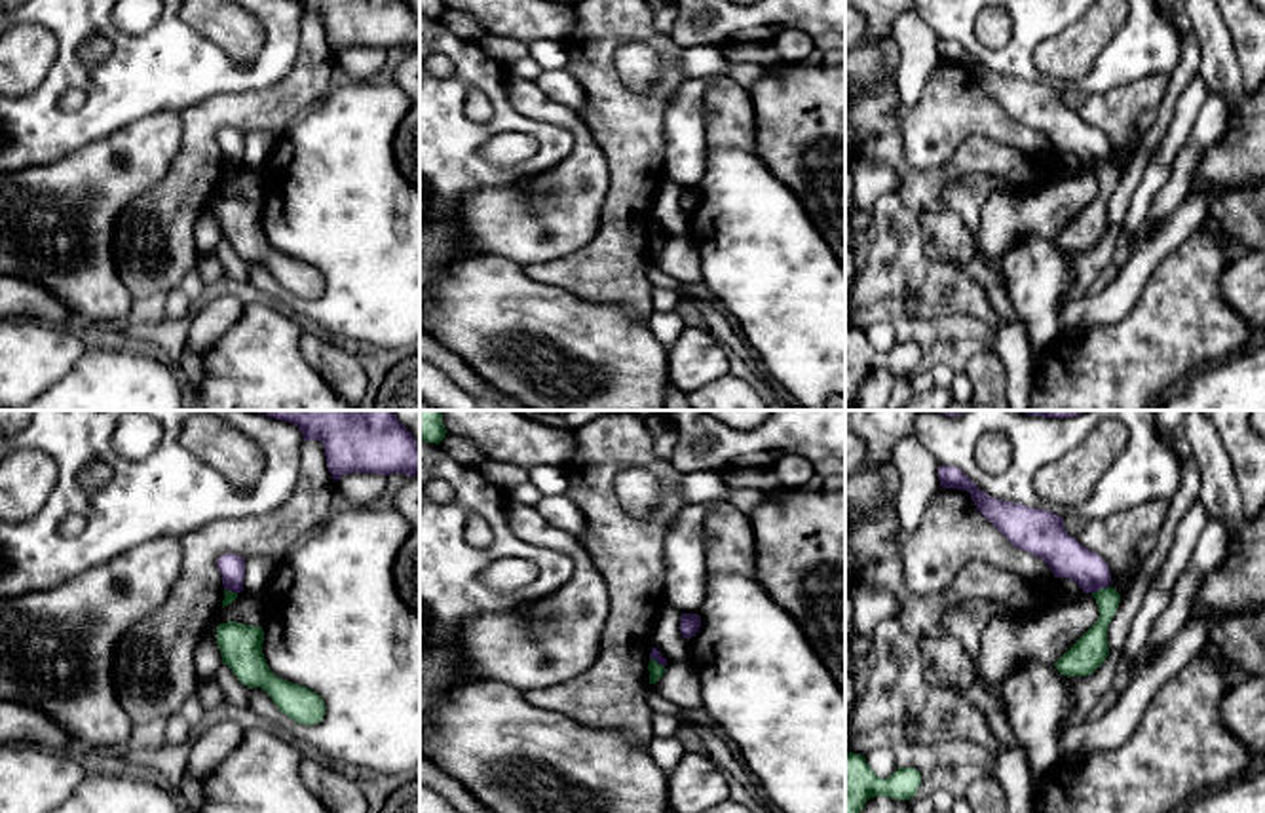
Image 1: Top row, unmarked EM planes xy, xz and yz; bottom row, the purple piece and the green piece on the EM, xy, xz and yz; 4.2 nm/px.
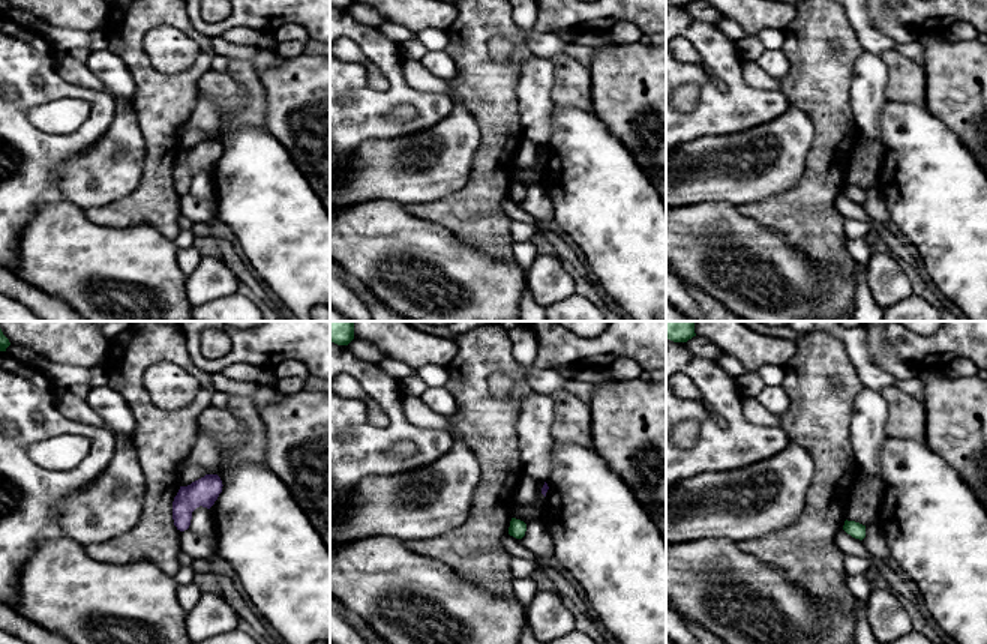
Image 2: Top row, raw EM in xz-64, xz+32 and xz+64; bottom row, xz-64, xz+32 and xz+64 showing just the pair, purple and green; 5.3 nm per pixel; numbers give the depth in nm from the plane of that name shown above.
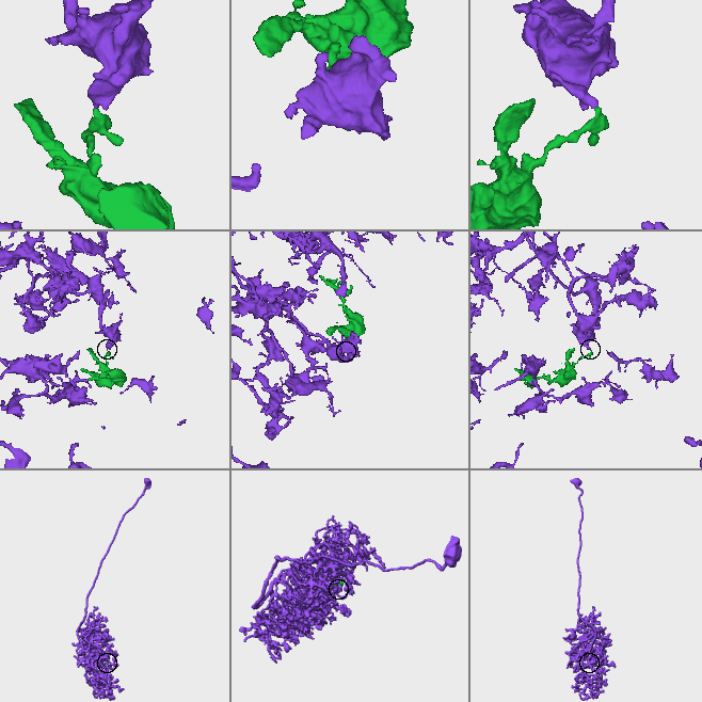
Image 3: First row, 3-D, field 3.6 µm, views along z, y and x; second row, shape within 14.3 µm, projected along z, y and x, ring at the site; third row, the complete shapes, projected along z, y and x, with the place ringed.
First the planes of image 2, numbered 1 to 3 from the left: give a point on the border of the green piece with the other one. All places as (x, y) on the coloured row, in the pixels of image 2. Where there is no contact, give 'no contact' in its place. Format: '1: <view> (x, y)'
1: no contact
2: no contact
3: no contact

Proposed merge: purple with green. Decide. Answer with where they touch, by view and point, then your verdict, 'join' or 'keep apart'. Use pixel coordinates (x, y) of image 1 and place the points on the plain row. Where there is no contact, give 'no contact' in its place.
yz (1100, 162) | keep apart

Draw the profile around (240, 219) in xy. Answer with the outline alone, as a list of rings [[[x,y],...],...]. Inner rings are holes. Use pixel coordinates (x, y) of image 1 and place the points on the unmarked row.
[[[220,198],[217,201],[217,218],[222,237],[232,243],[247,262],[262,262],[277,283],[298,298],[313,300],[325,291],[321,270],[306,260],[298,260],[275,251],[262,228],[262,201],[245,198]]]

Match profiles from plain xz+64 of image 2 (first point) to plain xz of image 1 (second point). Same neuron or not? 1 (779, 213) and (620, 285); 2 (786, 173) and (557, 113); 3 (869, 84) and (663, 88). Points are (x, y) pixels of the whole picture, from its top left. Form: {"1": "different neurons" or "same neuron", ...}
{"1": "same neuron", "2": "same neuron", "3": "different neurons"}

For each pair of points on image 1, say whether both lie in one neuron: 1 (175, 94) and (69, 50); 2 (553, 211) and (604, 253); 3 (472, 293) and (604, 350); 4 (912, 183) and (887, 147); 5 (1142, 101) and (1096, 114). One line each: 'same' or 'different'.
1: same
2: different
3: same
4: same
5: same

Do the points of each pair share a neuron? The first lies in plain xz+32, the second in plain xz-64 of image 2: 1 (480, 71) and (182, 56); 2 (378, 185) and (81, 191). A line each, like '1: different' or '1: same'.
1: different
2: same

